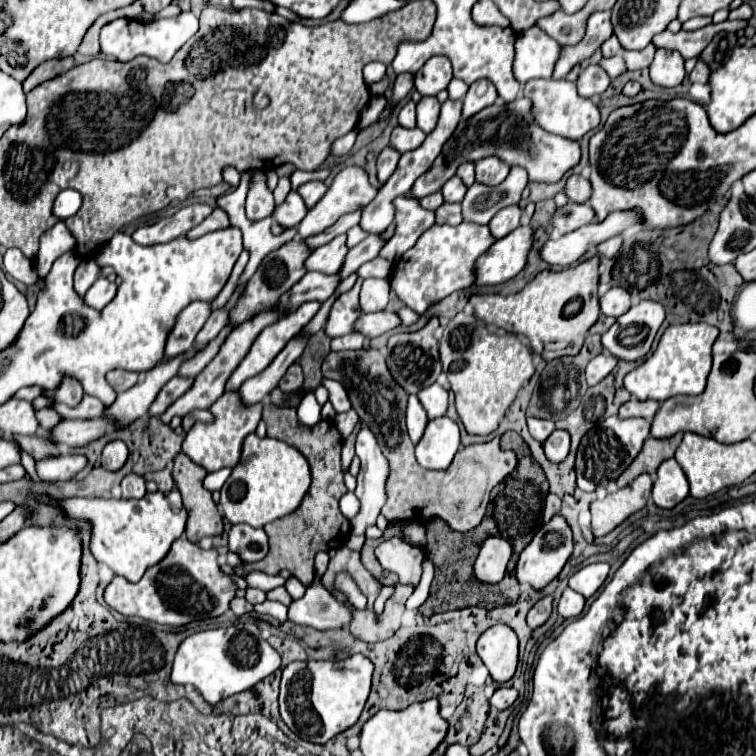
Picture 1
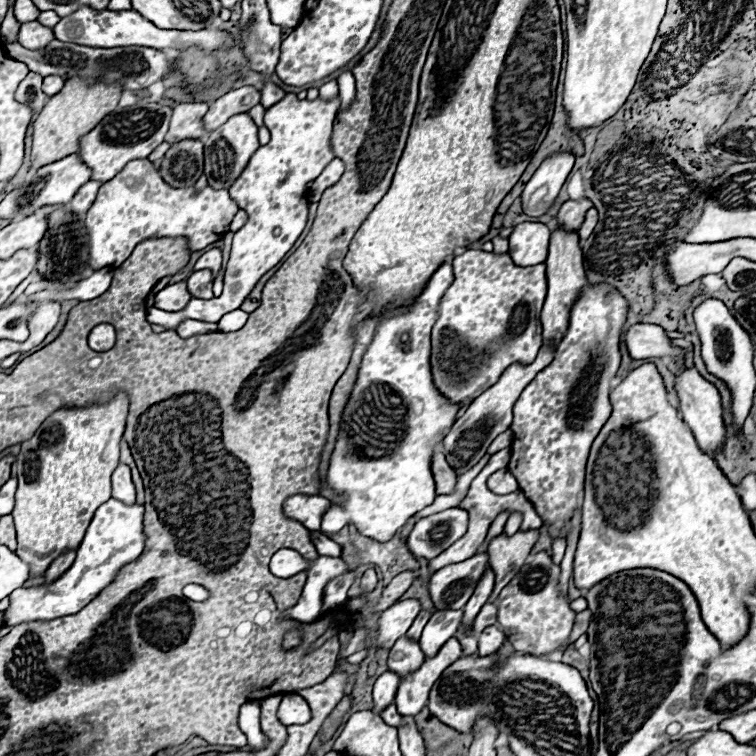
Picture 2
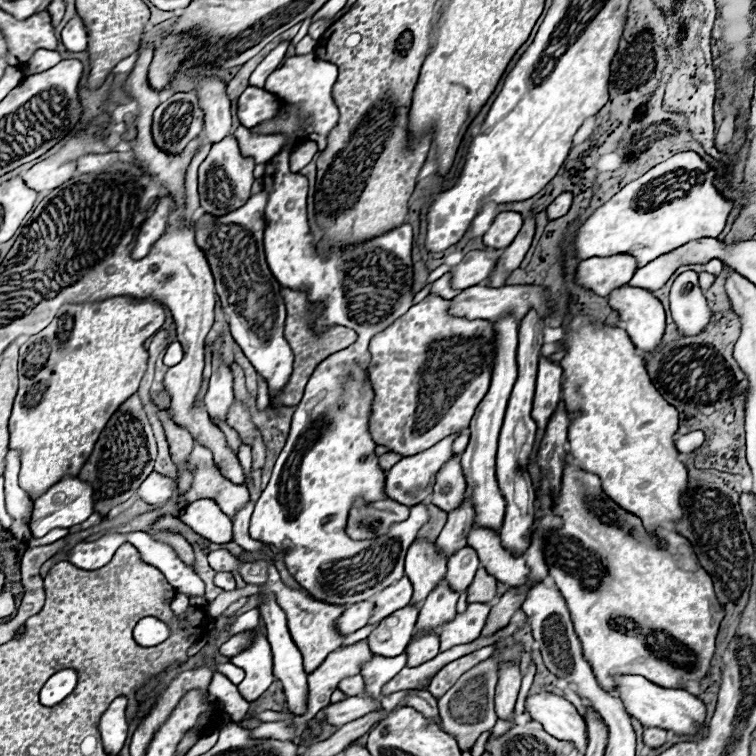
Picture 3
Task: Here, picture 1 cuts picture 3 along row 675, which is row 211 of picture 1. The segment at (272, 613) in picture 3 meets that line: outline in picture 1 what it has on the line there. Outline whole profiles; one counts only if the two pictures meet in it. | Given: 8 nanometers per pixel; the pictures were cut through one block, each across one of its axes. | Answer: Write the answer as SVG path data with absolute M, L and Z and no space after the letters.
M294 190L286 196L286 200L276 206L272 218L282 226L282 228L294 228L298 226L298 222L302 222L302 218L306 216L306 206L304 200L300 198L300 194L296 194Z

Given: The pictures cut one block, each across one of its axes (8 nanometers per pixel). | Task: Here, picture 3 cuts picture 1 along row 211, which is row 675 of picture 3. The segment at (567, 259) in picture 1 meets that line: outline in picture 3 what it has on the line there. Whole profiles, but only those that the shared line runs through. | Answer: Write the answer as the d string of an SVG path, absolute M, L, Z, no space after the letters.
M630 674L630 676L618 676L616 694L624 702L626 712L630 716L634 716L636 720L640 720L644 728L662 726L662 730L672 730L678 736L692 736L692 738L702 734L702 730L704 730L706 706L702 700L688 694L686 690L670 690L670 688L664 690L664 688L648 682L642 676Z

